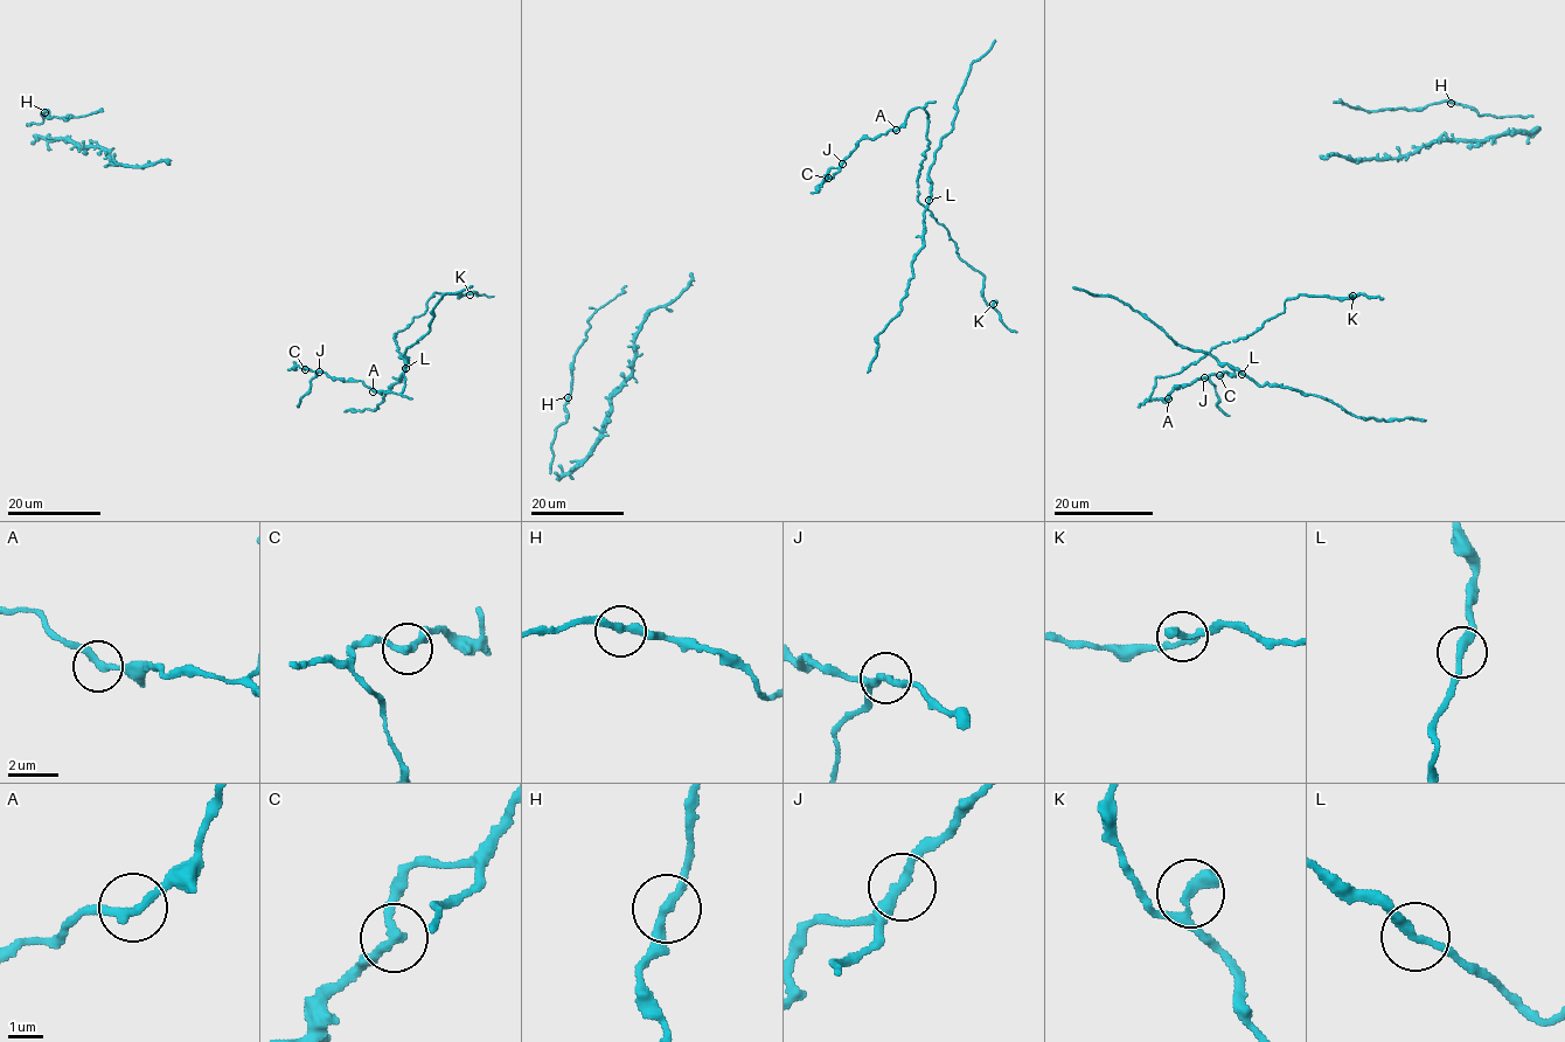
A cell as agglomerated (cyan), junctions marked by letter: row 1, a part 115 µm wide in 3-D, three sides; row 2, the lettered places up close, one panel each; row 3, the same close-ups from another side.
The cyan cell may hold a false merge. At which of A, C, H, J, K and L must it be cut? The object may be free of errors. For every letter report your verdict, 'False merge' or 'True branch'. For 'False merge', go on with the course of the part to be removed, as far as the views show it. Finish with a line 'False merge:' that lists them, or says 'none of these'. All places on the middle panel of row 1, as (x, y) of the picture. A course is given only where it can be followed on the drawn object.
A: True branch
C: True branch
H: True branch
J: True branch
K: True branch
L: True branch
False merge: none of these

